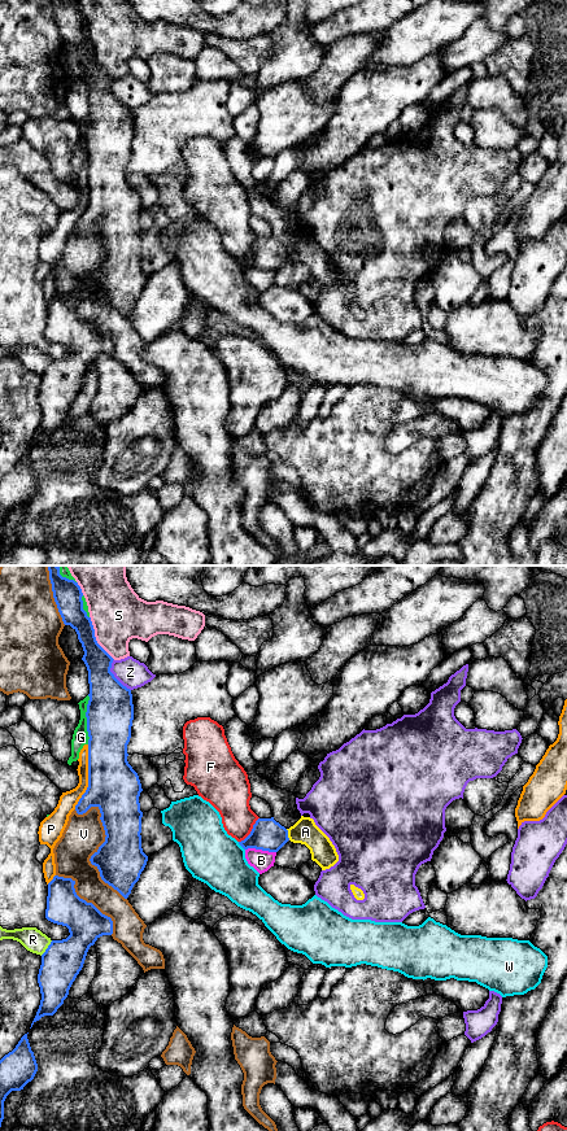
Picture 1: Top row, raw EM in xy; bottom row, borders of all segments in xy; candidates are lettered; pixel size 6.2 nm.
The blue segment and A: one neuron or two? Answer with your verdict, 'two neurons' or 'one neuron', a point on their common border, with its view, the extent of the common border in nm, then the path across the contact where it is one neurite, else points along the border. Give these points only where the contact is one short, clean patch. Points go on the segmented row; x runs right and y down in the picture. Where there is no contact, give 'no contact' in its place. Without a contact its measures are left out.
two neurons; contact xy (287, 834); length 80 nm; border xy (286, 829), (289, 839)

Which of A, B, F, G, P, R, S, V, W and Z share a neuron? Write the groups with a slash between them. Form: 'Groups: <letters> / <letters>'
Groups: A / B / F / G / P / R / S / V / W / Z

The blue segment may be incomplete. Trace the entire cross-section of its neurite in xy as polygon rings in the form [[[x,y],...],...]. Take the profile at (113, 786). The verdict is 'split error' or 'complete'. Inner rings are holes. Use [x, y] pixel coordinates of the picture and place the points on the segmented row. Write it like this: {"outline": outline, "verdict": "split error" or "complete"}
{"outline": [[[48,566],[48,571],[58,612],[64,624],[77,632],[88,671],[88,787],[75,811],[83,815],[91,807],[100,809],[106,837],[90,861],[99,869],[101,879],[127,899],[148,861],[140,835],[143,812],[139,796],[143,789],[127,761],[132,694],[110,672],[114,659],[96,641],[78,582],[62,577],[58,566]]], "verdict": "complete"}

